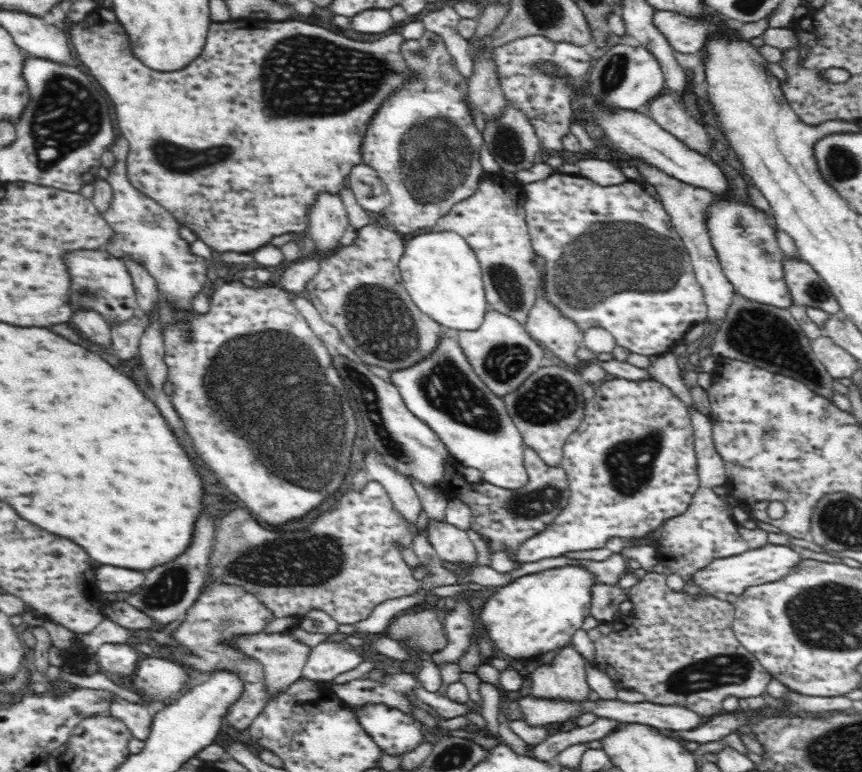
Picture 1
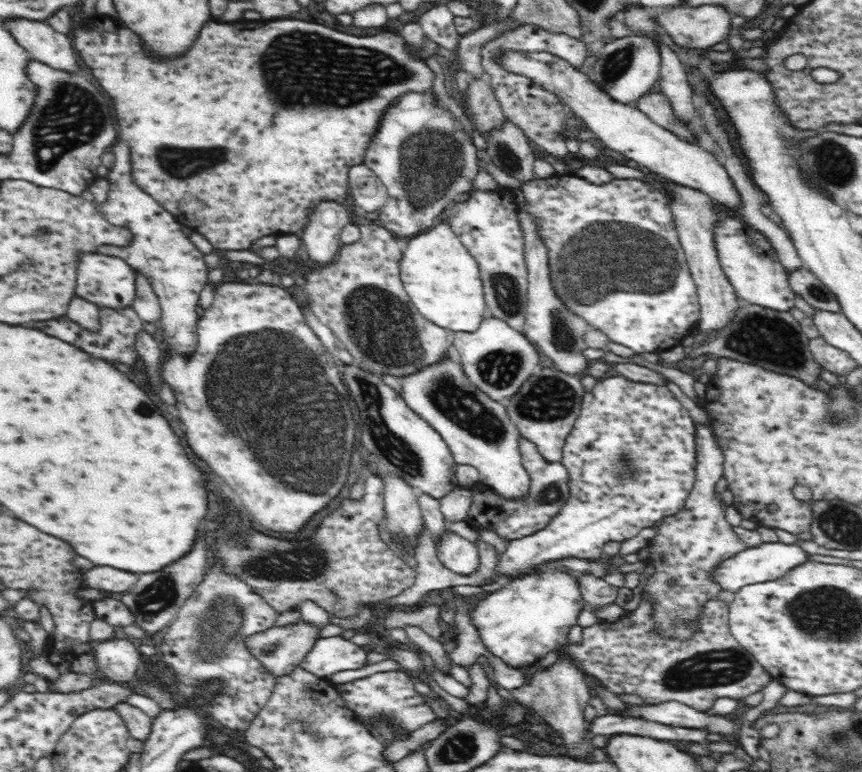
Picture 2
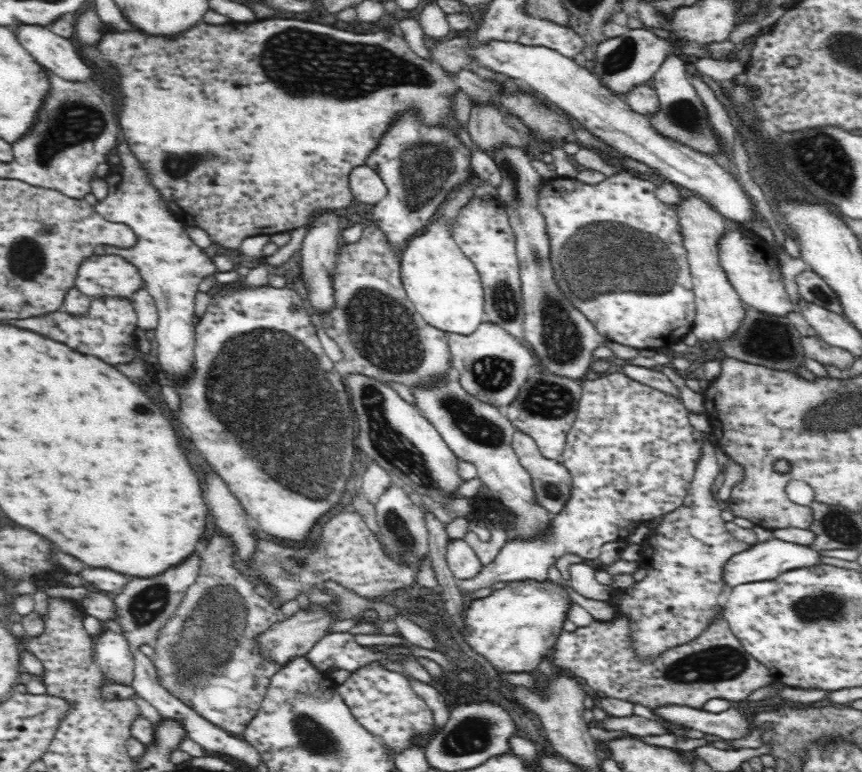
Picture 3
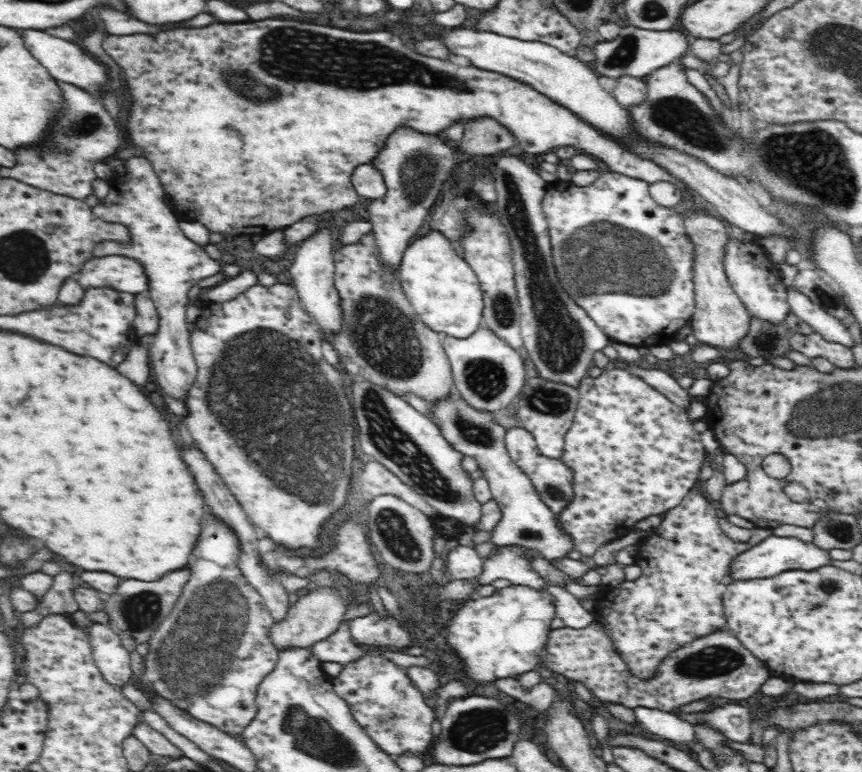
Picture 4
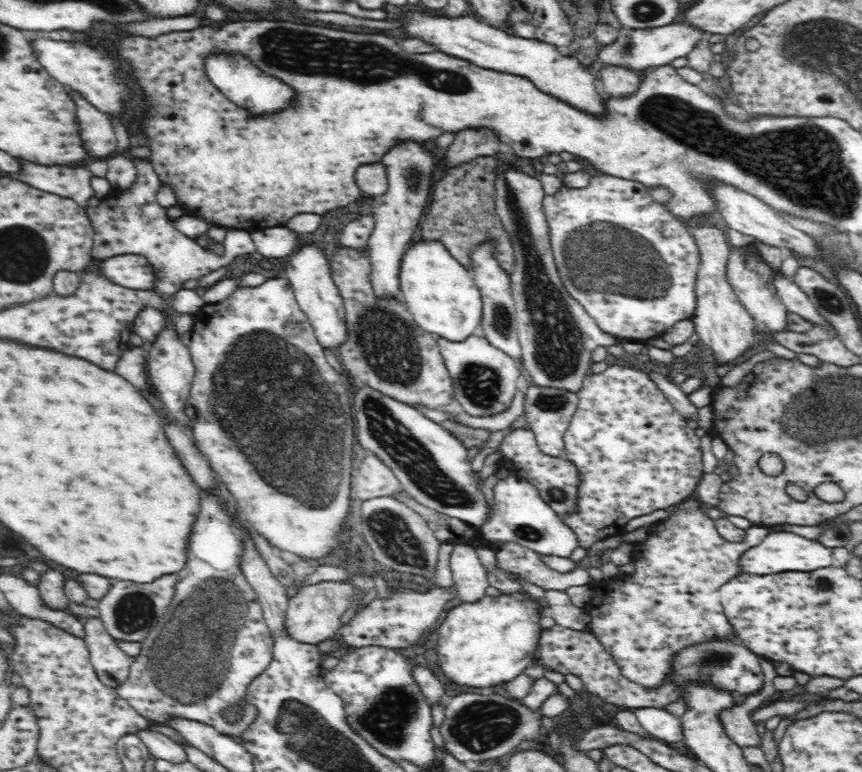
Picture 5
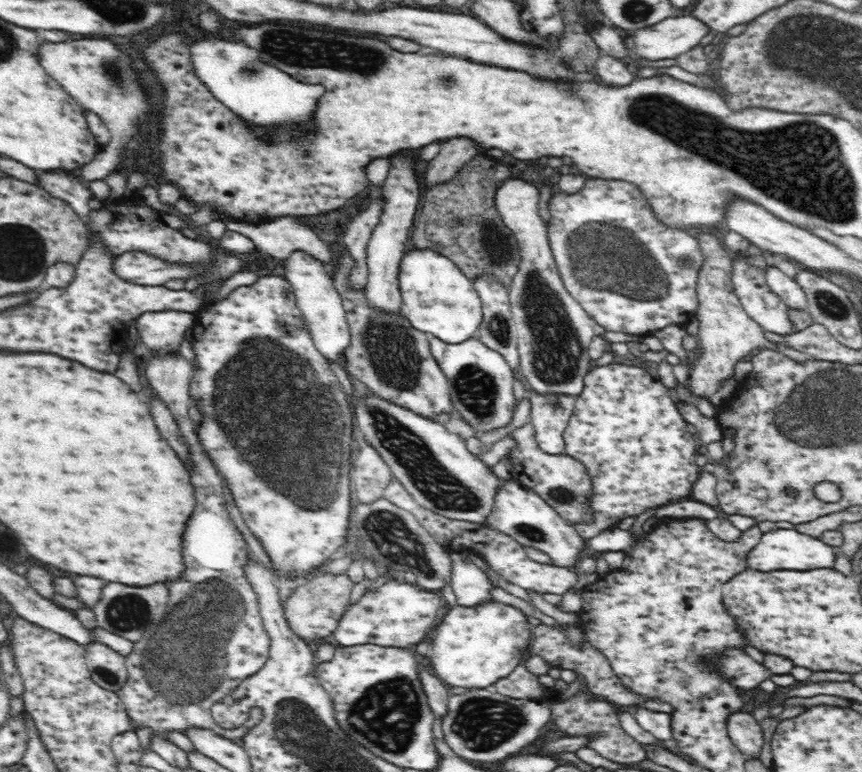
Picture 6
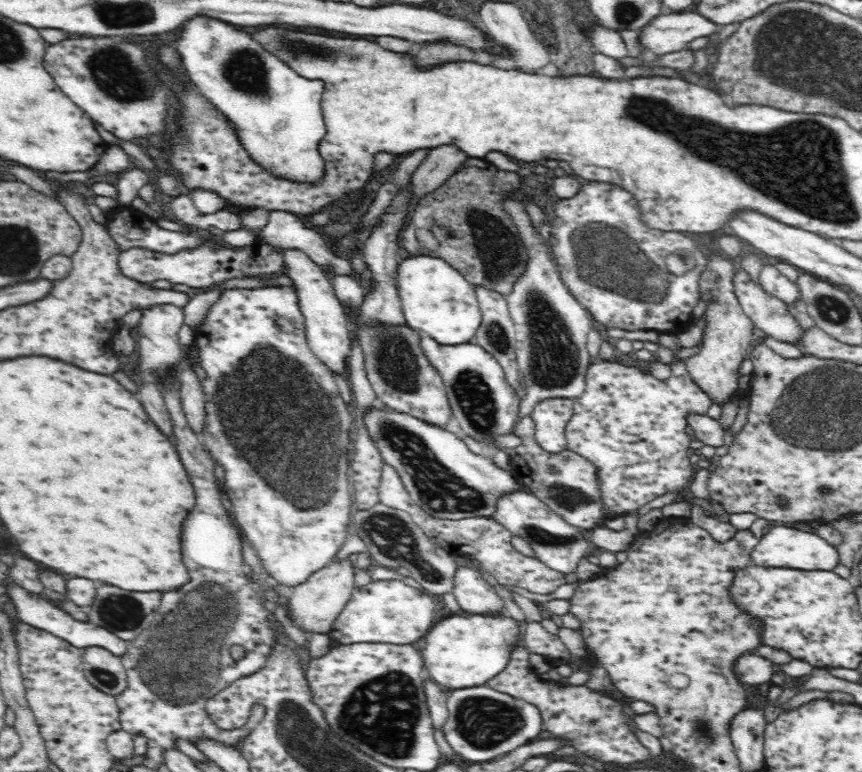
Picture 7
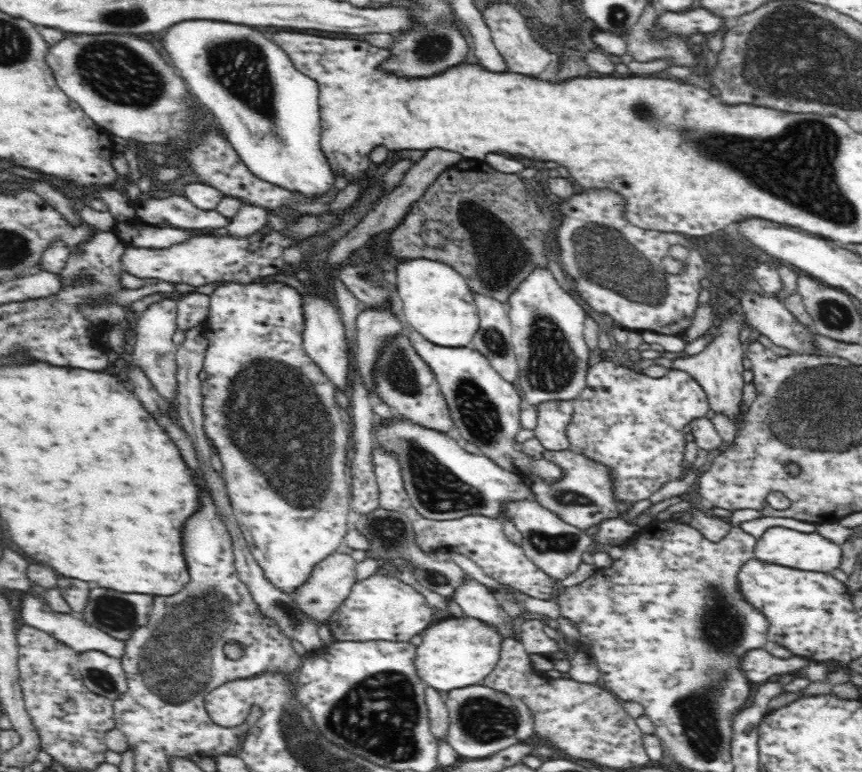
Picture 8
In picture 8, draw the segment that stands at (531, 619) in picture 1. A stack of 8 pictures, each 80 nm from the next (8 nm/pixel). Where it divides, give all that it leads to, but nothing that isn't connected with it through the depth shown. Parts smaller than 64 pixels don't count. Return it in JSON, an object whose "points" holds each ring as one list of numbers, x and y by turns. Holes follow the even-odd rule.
{"points":[[471,616,442,619,420,635,422,644,413,662,418,676,434,690,451,691,482,684,497,665,502,641,508,639,495,626]]}

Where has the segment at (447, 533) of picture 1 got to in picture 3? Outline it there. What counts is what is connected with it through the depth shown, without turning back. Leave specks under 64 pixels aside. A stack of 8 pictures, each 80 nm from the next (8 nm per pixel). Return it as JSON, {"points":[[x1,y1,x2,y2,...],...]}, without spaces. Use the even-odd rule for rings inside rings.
{"points":[[450,538,450,542,446,544,444,558,448,568,459,582,473,578,482,570,482,563,476,552,464,539]]}

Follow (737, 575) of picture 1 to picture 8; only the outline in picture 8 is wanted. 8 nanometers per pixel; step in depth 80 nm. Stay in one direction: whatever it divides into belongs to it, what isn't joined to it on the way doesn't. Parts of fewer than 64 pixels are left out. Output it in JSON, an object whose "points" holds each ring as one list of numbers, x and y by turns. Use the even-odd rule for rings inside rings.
{"points":[[774,526,768,528,757,540,754,558,767,561,768,564,779,564,803,571,830,573,841,565,842,549,840,549,839,544,822,538,818,532,806,533]]}

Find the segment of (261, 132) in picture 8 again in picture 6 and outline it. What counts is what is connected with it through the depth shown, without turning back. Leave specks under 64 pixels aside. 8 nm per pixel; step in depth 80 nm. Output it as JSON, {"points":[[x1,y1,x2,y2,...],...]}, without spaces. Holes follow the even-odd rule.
{"points":[[204,12,198,20,198,40,190,48,196,76,206,88,232,112,242,116,252,126,288,126,296,122,306,122,316,108,316,100,324,94,322,86,302,84,288,74,266,66,258,60,258,52,232,40,218,36,222,32,222,20,216,12]]}

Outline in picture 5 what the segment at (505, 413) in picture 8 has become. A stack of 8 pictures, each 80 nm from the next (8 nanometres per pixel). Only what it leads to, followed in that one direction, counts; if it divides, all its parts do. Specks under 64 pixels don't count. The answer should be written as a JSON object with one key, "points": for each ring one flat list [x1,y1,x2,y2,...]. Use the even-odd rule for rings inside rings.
{"points":[[474,334,460,343,452,343,447,339,438,339,438,347,444,357,446,369,452,378,453,393,460,402,462,411,472,416,492,416,500,414,511,406,516,394,516,380,520,376,520,368,510,356,499,348,492,347,484,334]]}

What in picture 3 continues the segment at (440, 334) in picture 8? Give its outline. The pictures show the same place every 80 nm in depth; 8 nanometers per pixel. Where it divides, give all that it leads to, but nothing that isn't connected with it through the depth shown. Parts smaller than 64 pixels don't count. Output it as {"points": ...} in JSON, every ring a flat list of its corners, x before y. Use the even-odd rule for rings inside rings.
{"points":[[473,176,468,184,458,188,452,198,444,203,442,218,435,218,426,227,426,230,407,241,400,254,399,273,408,299,414,302,416,311,426,320,427,324,448,334,472,335,486,320,484,311,485,295,479,272,473,266,473,262,461,251,449,231,452,216,457,217,460,209,474,197,475,190,480,186,482,186,482,178]]}

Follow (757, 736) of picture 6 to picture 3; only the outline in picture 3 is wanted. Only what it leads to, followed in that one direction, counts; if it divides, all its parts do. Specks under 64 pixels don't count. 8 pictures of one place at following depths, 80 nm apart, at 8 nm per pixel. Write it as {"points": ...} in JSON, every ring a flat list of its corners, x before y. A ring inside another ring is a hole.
{"points":[[664,704,664,707,652,709,662,722,678,724,713,735,714,738,723,740,738,740,744,738,750,722,738,710,731,707,720,713,695,709,679,704]]}

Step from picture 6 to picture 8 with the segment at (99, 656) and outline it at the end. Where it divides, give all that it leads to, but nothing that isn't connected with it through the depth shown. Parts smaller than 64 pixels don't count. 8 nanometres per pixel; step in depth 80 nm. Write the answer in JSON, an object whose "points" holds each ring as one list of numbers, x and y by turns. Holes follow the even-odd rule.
{"points":[[101,650,79,653,79,671,84,684,92,692,112,700,128,690,127,673,120,659]]}

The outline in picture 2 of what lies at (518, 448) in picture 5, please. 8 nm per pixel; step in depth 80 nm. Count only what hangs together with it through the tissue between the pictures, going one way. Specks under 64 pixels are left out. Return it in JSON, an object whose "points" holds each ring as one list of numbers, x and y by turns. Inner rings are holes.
{"points":[[526,438,520,439,520,452,524,468,531,478,527,495,522,499,505,499,489,487,472,485,471,509,467,523,476,530,495,532,506,541,516,540,546,528,569,497,569,476,561,462,548,462,537,447]]}

